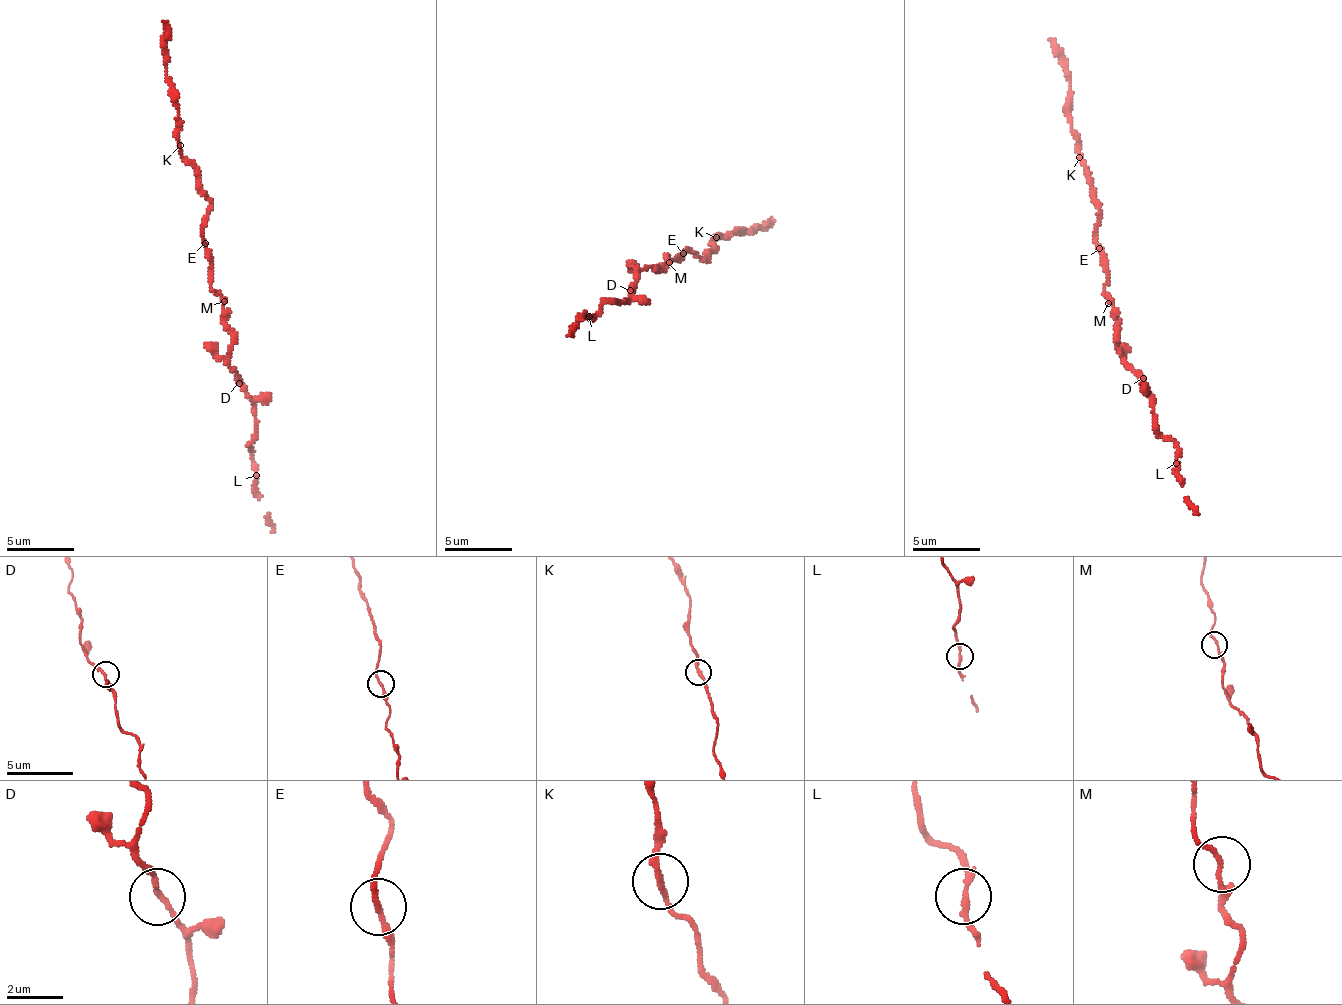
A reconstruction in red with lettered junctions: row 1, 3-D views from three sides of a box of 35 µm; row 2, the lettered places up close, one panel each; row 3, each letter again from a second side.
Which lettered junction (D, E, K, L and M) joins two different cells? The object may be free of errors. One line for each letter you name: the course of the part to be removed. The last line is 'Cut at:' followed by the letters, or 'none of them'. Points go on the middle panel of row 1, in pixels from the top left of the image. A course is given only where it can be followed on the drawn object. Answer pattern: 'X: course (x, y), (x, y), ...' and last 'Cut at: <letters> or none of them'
Cut at: none of them

